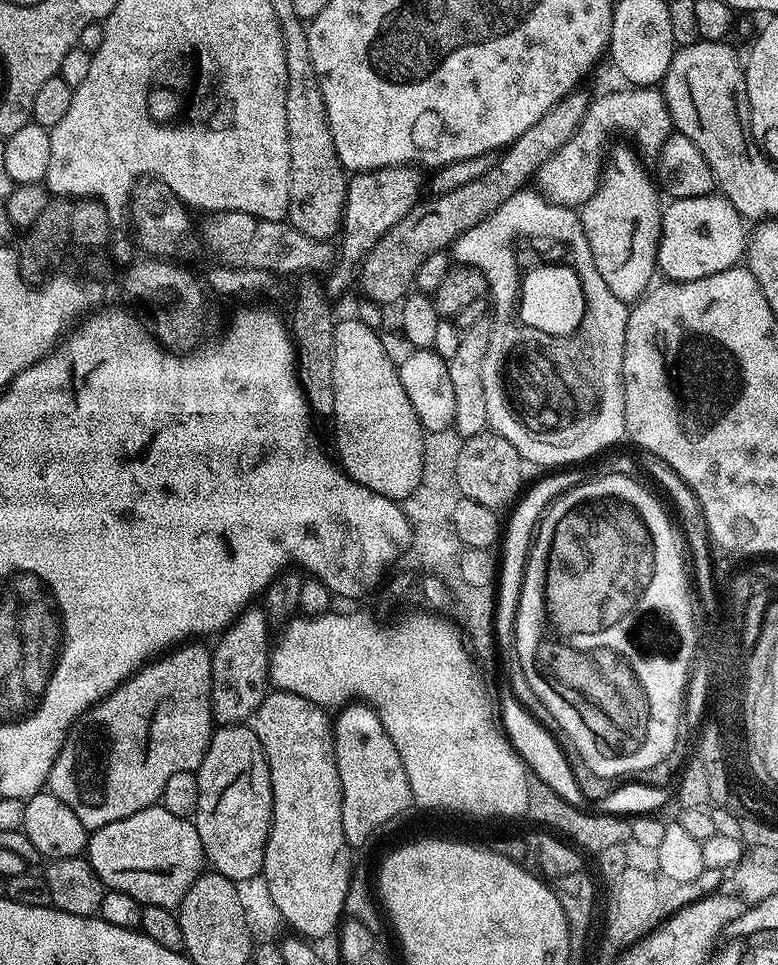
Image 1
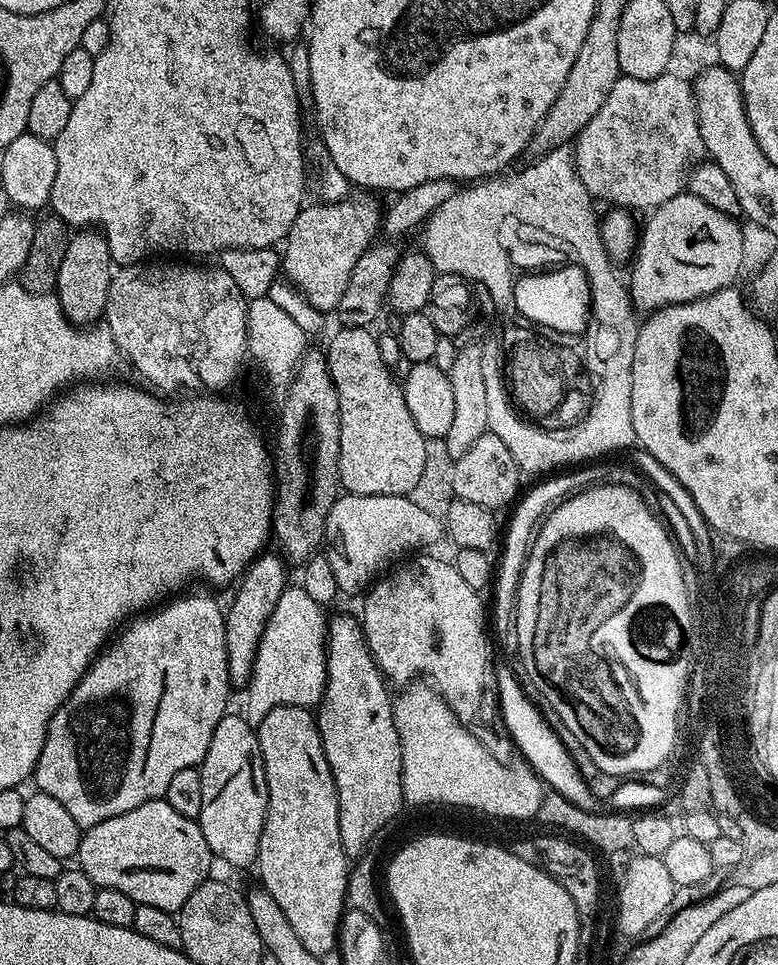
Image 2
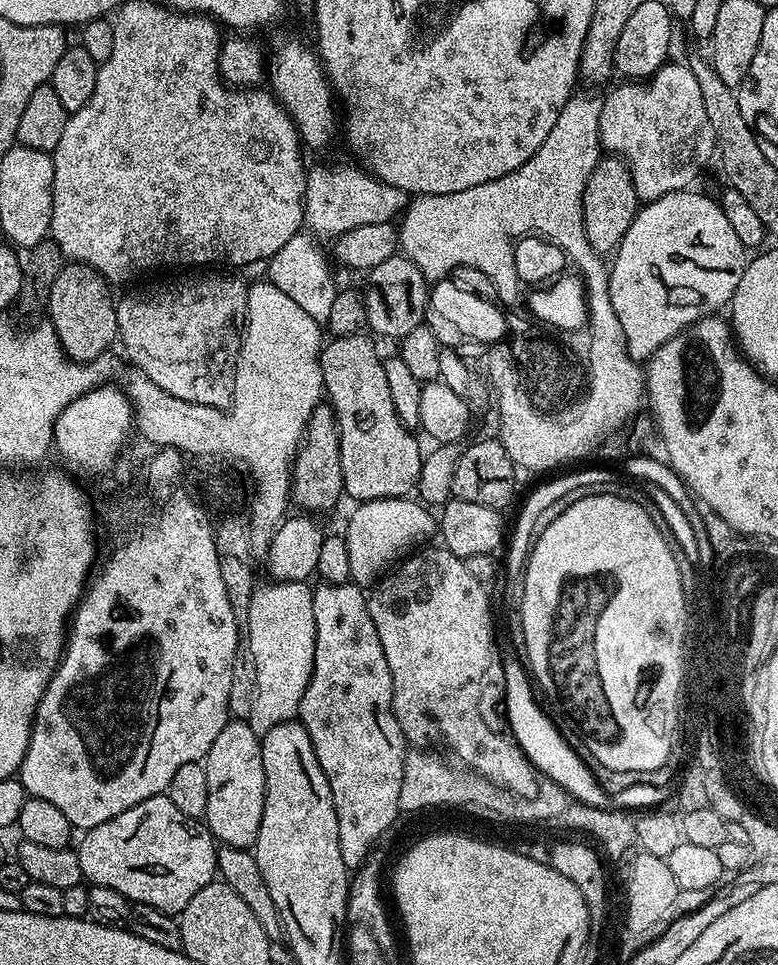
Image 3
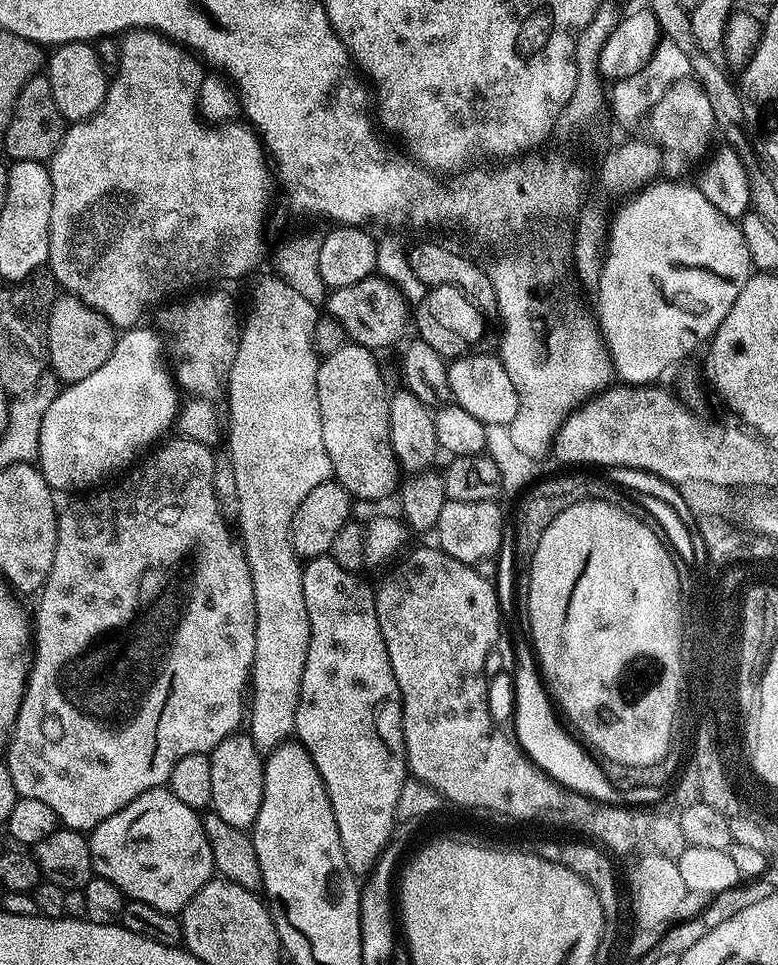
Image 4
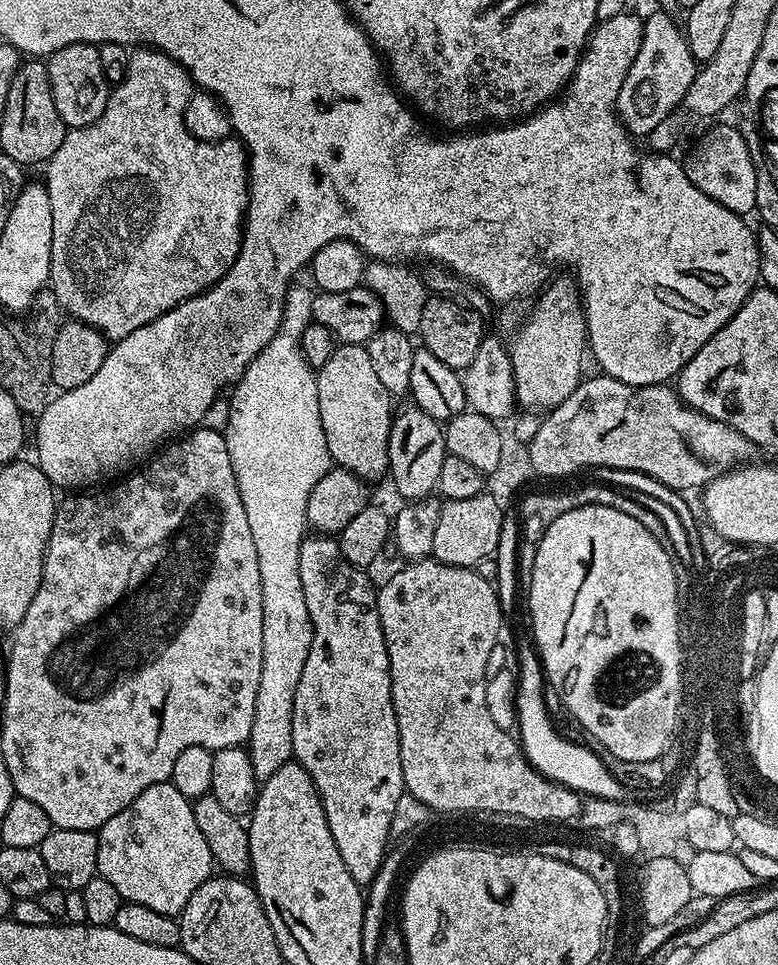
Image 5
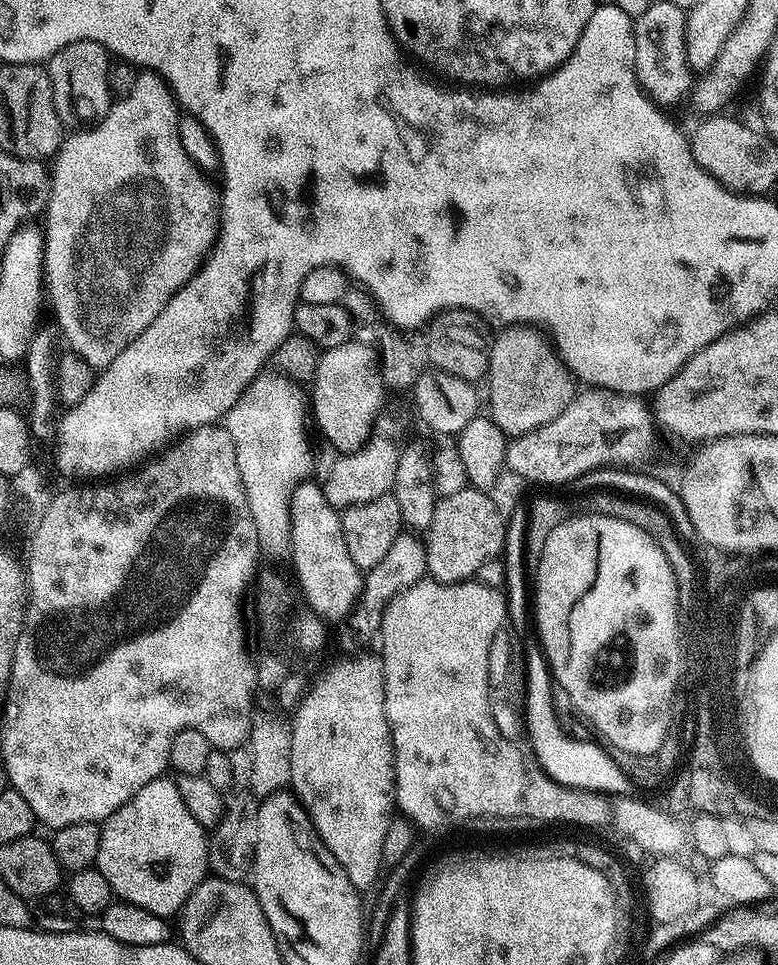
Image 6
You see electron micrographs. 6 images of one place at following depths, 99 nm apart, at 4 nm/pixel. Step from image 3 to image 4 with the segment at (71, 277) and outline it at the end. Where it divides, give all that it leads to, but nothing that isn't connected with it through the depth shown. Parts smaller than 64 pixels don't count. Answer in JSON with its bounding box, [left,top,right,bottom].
[48,294,117,382]

